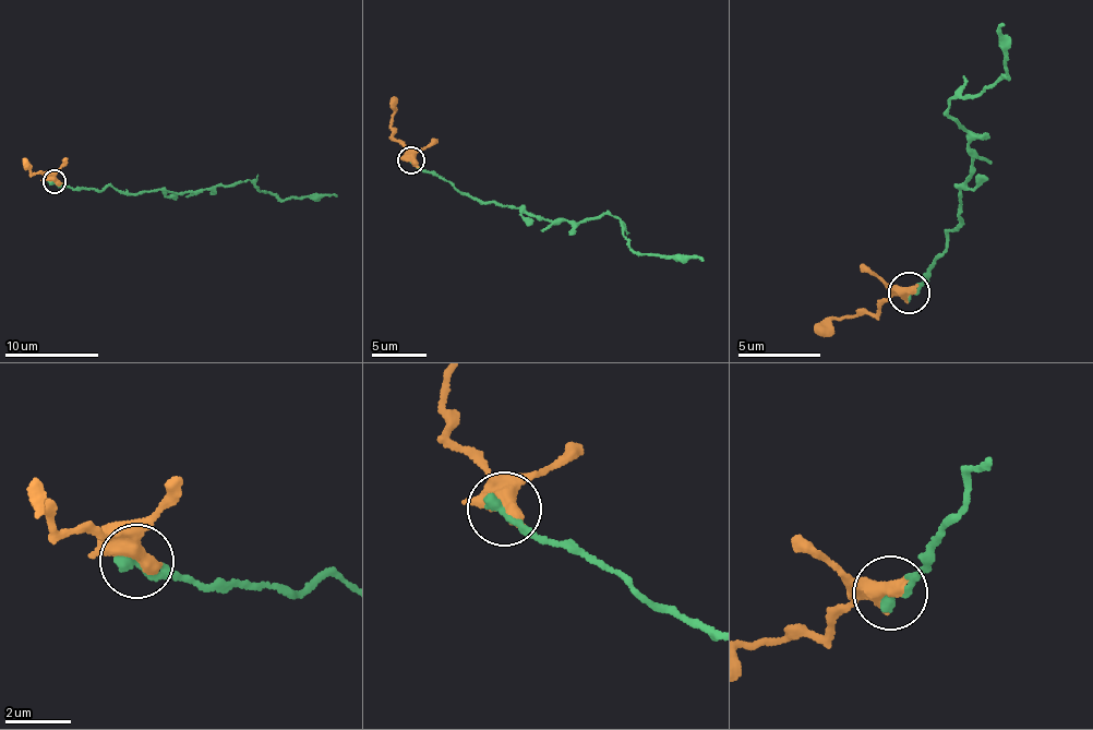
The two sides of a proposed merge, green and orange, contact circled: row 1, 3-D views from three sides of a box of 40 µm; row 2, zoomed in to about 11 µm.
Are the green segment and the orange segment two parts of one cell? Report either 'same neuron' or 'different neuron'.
same neuron

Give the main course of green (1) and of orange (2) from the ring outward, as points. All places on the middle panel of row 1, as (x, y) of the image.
1: (410, 160), (466, 194), (521, 207), (537, 217), (569, 223), (612, 214), (636, 252), (694, 255), (703, 261)
2: (410, 160), (409, 150), (393, 136), (393, 112), (397, 97)

